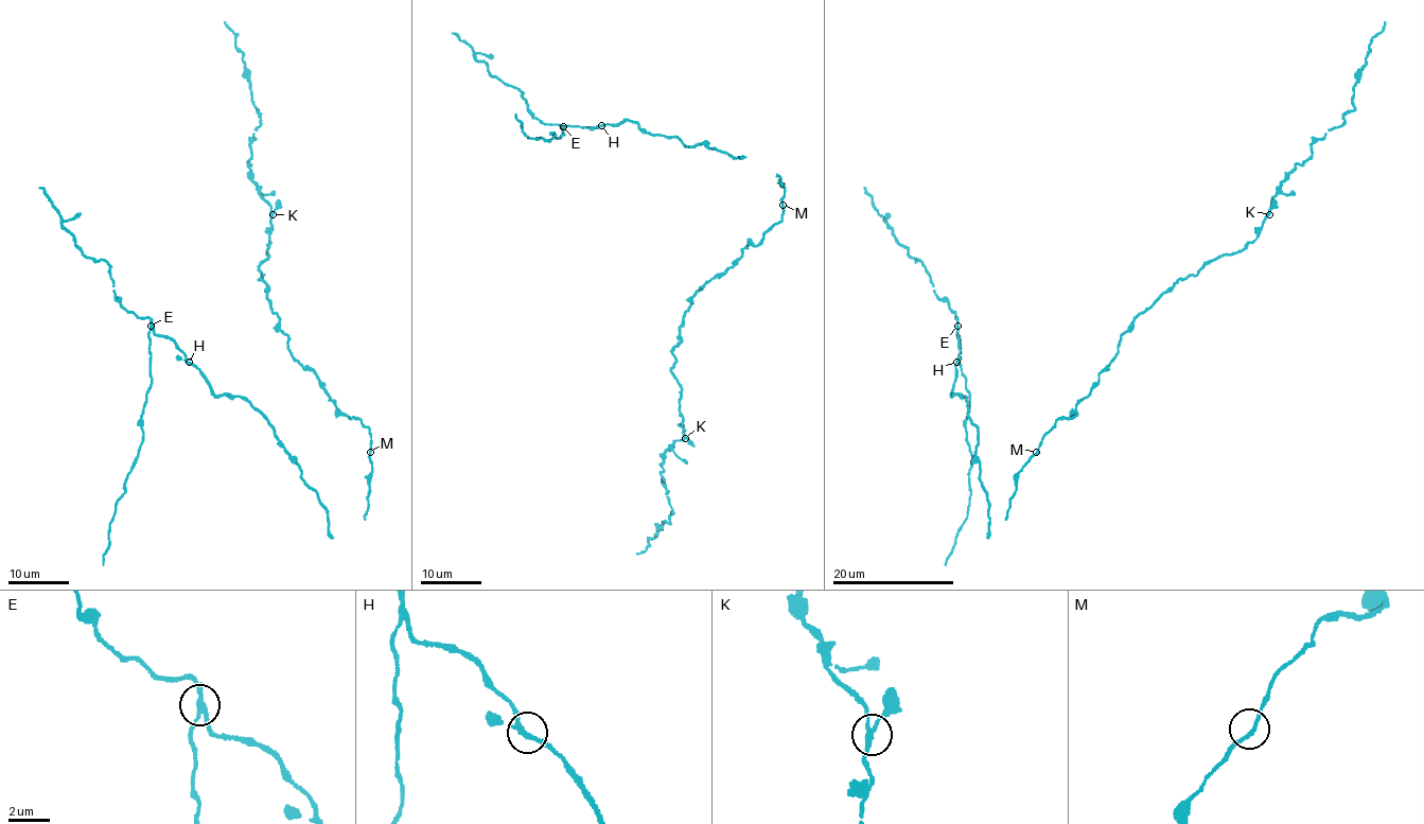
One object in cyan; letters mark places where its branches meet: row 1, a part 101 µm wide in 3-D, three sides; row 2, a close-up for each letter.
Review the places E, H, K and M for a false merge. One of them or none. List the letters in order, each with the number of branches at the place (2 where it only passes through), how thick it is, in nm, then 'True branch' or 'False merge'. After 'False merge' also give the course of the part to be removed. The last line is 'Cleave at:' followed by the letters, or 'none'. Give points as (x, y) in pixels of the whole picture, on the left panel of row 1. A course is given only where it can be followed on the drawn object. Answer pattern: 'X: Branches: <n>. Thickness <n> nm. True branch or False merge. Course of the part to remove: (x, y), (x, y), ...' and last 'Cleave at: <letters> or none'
E: Branches: 3. Thickness 190 nm. False merge. Course of the part to remove: (151, 326), (151, 388), (143, 409), (143, 441), (109, 523), (109, 544), (103, 556), (103, 564)
H: Branches: 3. Thickness 200 nm. True branch
K: Branches: 3. Thickness 180 nm. True branch
M: Branches: 2. Thickness 180 nm. True branch
Cleave at: E

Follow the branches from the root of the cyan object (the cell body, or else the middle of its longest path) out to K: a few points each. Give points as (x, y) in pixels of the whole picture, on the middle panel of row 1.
K: (783, 205), (783, 218), (700, 286), (683, 316), (671, 373), (682, 390), (685, 438)

